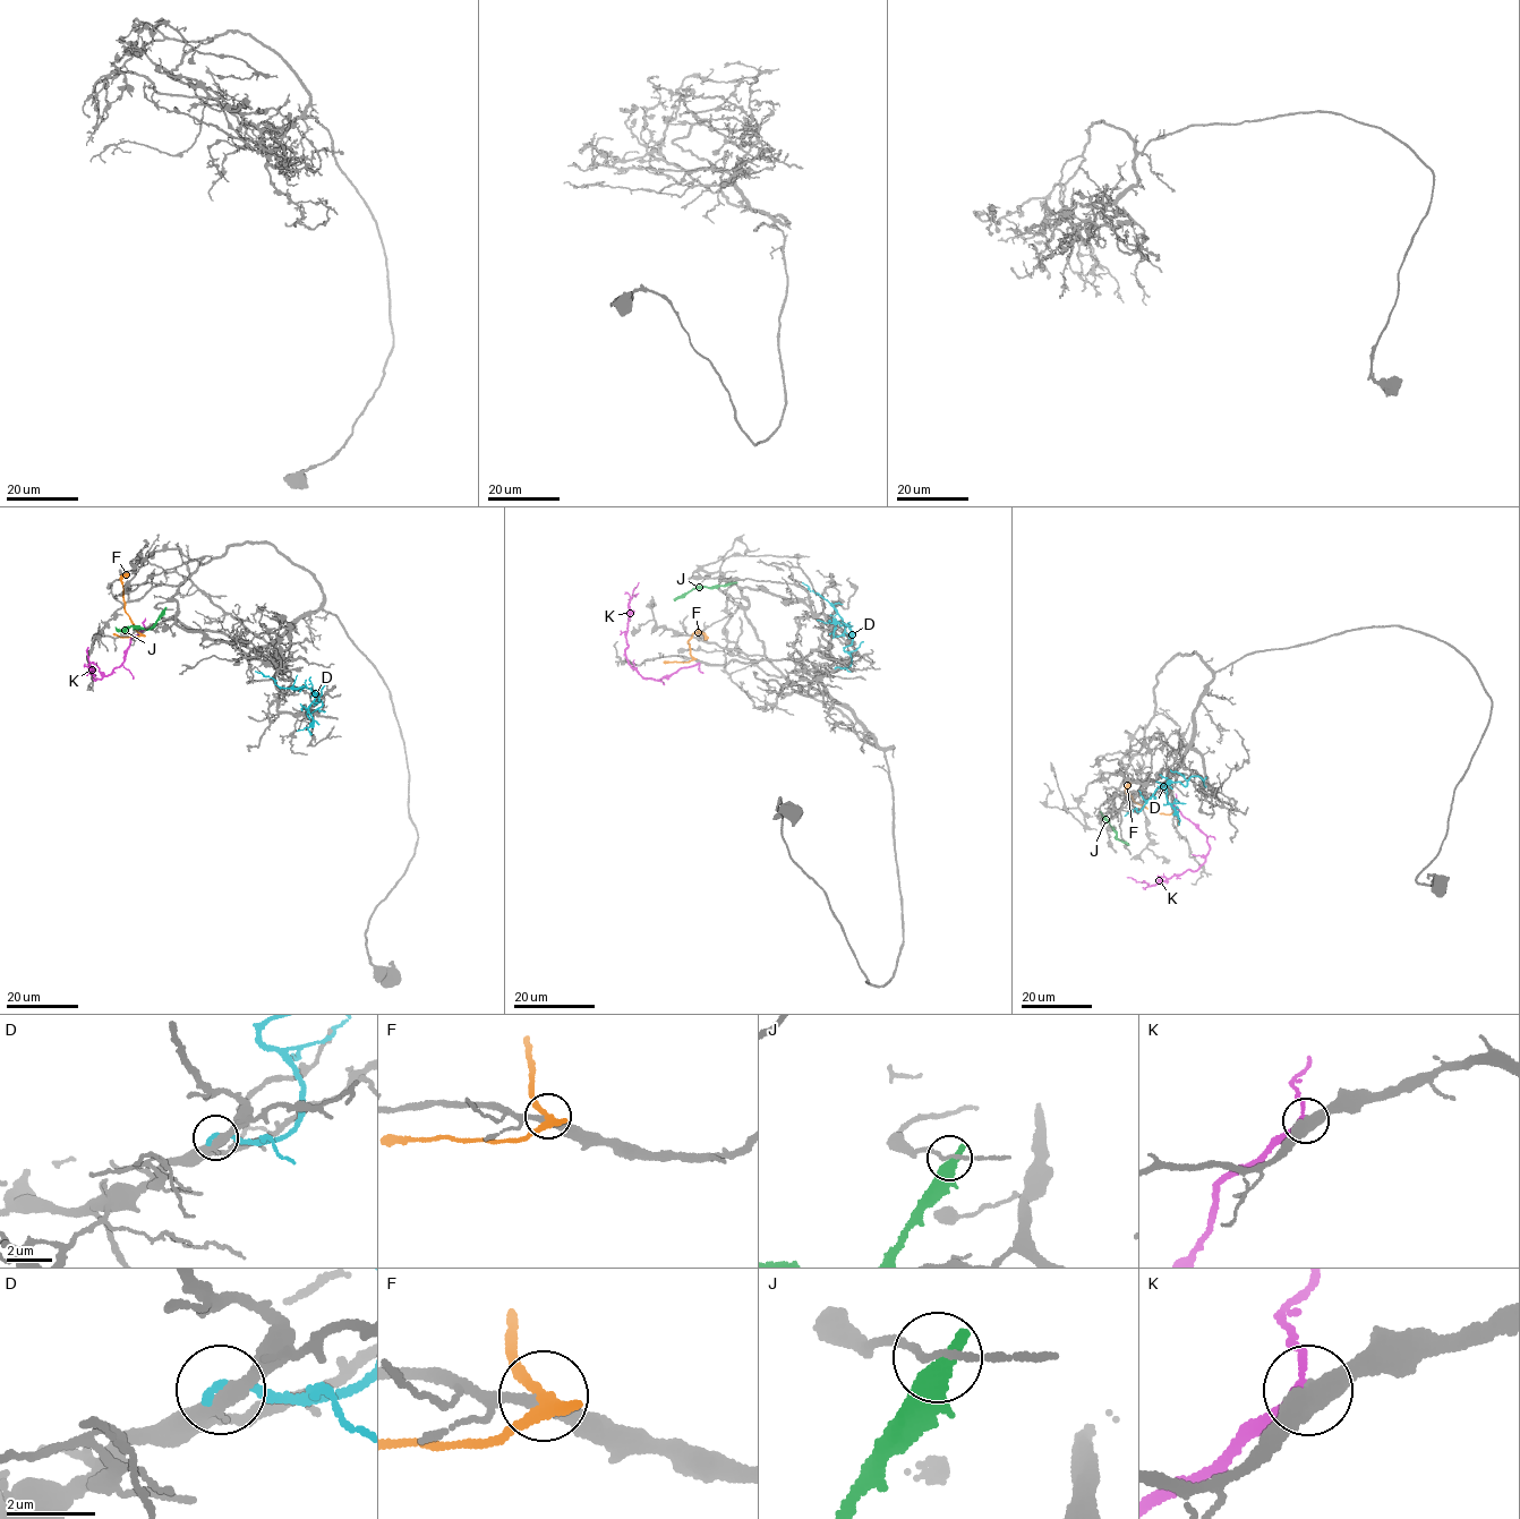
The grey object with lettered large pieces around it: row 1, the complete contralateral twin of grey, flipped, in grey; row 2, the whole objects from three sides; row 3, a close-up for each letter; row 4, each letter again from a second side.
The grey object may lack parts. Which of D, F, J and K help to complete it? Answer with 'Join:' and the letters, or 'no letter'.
Join: K

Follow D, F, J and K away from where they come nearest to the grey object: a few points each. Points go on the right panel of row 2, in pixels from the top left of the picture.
D: (1204, 786), (1196, 776), (1189, 777), (1186, 785), (1179, 782), (1161, 784), (1138, 811), (1134, 809), (1124, 816)
F: (1172, 813), (1158, 813), (1138, 804), (1127, 793), (1130, 783)
J: (1101, 815), (1118, 839), (1127, 843)
K: (1173, 805), (1206, 836), (1210, 850), (1203, 863), (1195, 870), (1186, 870), (1151, 886), (1127, 878)

